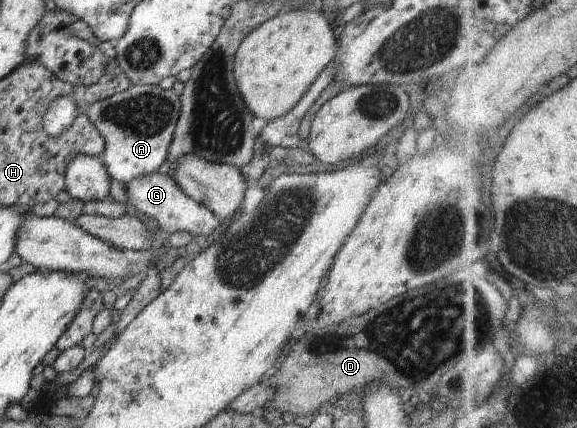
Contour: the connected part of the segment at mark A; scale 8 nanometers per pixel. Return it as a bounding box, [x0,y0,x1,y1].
[84,84,181,186]

